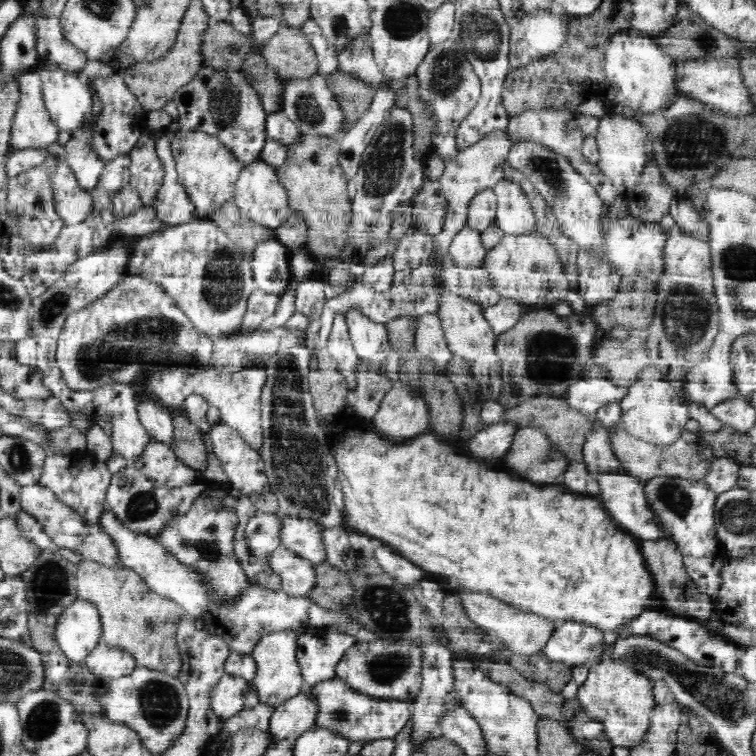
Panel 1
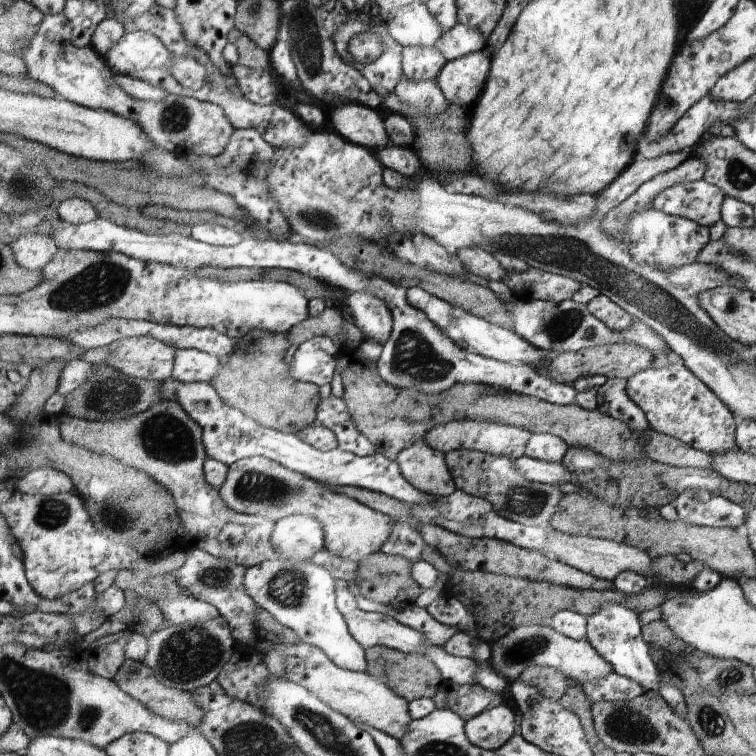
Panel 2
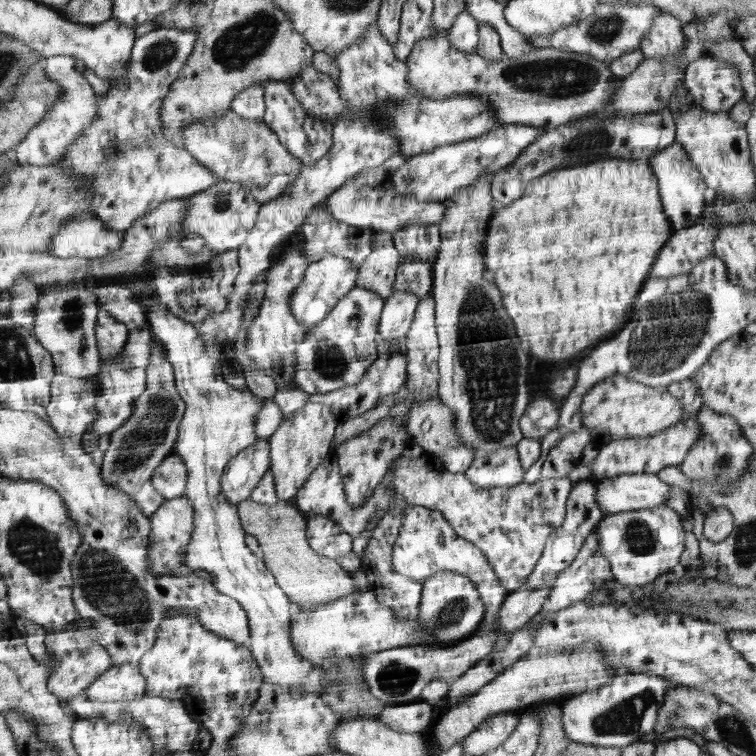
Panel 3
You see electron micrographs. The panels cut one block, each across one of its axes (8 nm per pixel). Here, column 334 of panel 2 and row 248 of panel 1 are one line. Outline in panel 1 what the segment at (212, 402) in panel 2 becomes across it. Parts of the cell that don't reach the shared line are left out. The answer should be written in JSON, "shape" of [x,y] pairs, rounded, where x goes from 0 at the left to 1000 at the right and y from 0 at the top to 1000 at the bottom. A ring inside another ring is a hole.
{"shape":[[[615,300],[601,312],[594,328],[594,337],[606,353],[638,353],[642,333],[635,307],[620,300]]]}

